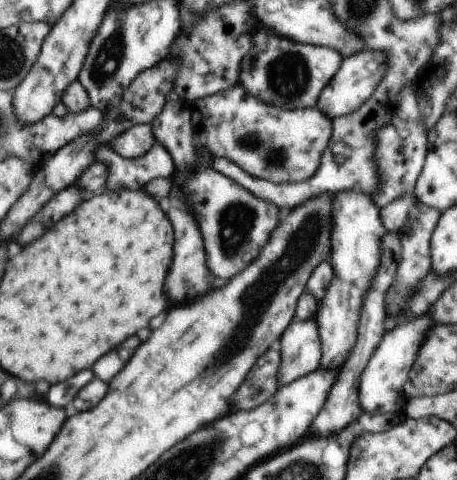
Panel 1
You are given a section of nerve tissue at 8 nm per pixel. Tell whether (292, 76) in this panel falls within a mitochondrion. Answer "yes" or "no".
yes

